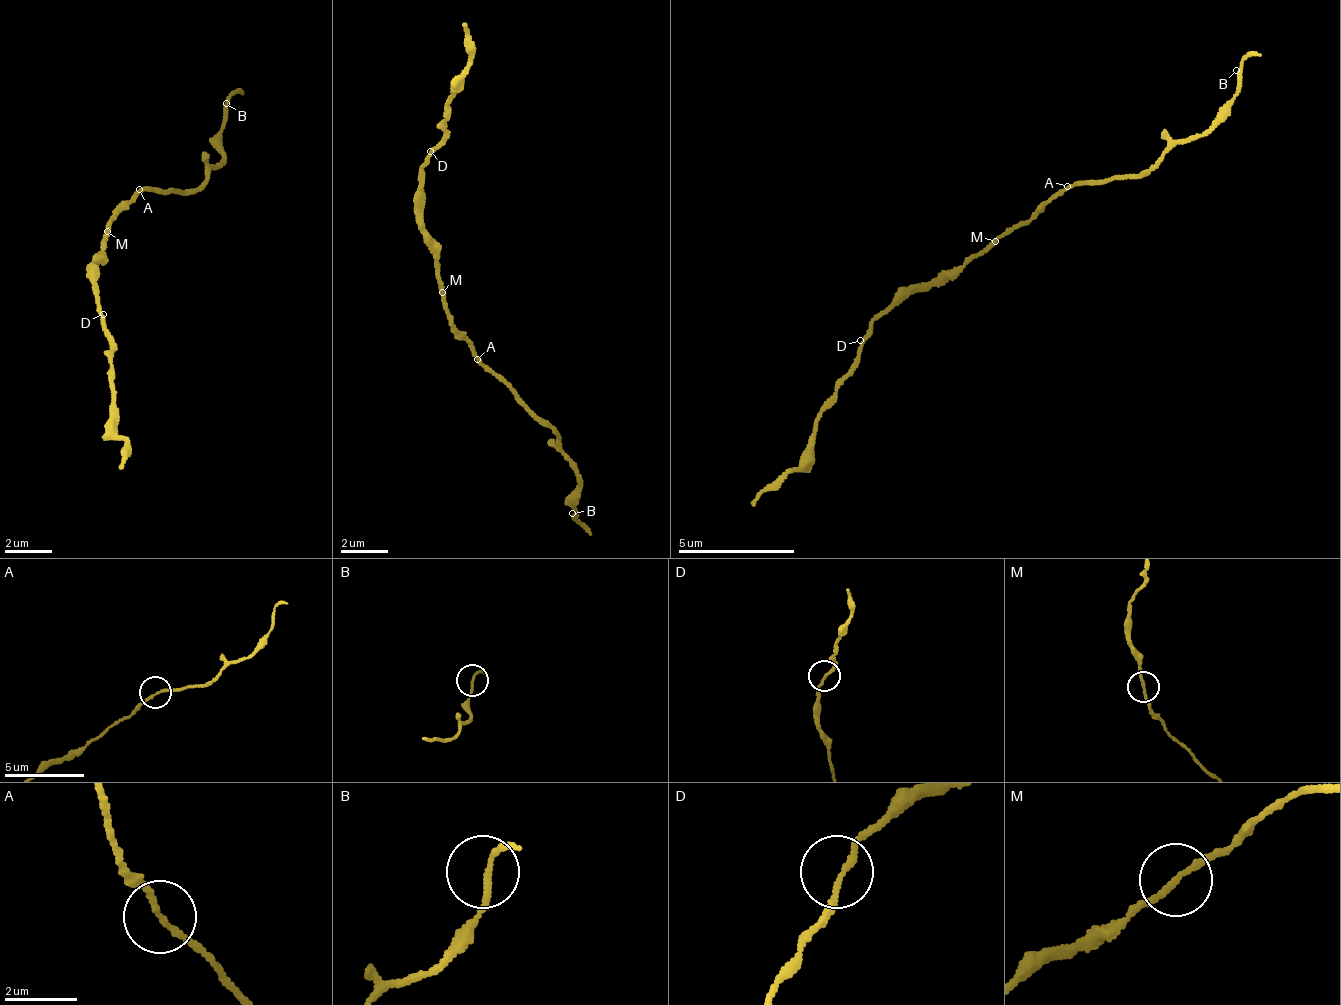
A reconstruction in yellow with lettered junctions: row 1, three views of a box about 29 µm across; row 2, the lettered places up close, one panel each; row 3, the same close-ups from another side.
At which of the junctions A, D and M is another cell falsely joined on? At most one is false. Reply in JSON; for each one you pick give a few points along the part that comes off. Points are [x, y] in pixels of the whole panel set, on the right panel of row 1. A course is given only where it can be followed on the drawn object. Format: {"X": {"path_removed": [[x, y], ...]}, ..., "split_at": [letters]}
{"split_at": []}

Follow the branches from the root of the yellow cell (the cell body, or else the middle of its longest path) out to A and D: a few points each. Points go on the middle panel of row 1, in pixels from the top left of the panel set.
A: (442, 286), (450, 317), (478, 358)
D: (442, 286), (438, 279), (439, 267), (427, 247), (419, 222), (424, 191), (420, 184), (430, 151)

